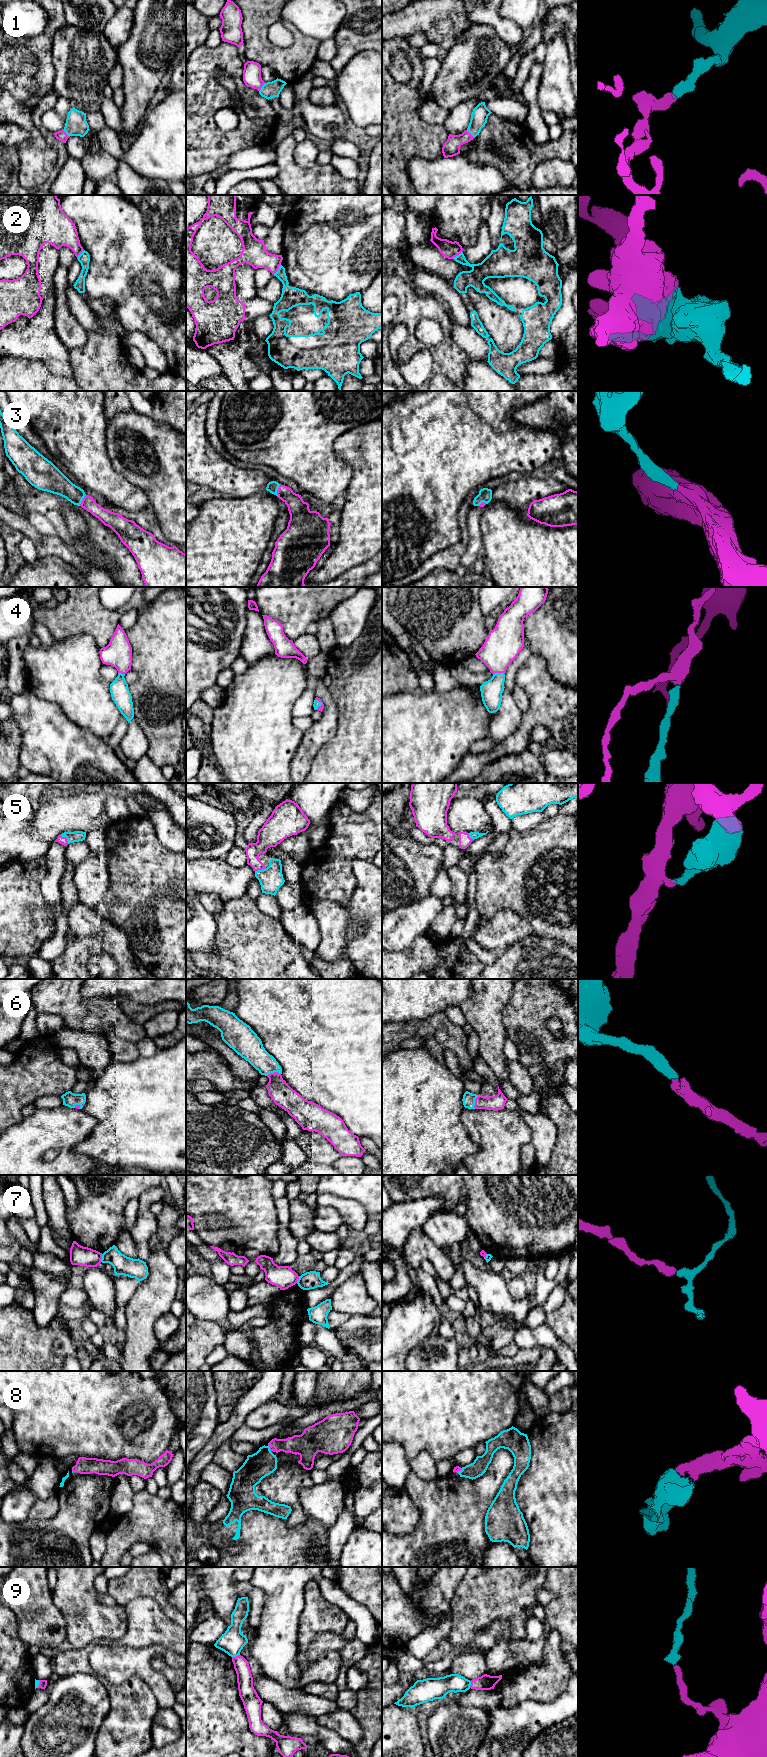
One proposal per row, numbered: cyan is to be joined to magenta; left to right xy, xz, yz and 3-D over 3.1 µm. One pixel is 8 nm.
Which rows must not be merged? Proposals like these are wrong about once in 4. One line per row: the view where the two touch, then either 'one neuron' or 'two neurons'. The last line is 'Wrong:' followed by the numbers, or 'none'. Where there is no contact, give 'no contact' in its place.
1: meets magenta in xz; one neuron
2: meets magenta in xz; two neurons
3: meets magenta in xz; one neuron
4: meets magenta in yz; one neuron
5: meets magenta in xy; one neuron
6: meets magenta in xz; one neuron
7: meets magenta in xy; two neurons
8: meets magenta in xz; one neuron
9: meets magenta in xz; two neurons
Wrong: 2, 7, 9

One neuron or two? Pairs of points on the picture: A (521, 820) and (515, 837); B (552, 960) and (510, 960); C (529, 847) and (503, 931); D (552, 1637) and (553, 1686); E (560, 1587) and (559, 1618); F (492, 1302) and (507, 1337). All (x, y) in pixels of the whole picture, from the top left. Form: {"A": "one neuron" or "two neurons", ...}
{"A": "two neurons", "B": "one neuron", "C": "two neurons", "D": "one neuron", "E": "one neuron", "F": "two neurons"}

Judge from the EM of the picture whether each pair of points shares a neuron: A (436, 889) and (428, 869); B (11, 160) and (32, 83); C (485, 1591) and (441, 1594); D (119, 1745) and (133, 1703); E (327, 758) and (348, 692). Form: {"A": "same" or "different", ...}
{"A": "different", "B": "different", "C": "different", "D": "same", "E": "same"}

